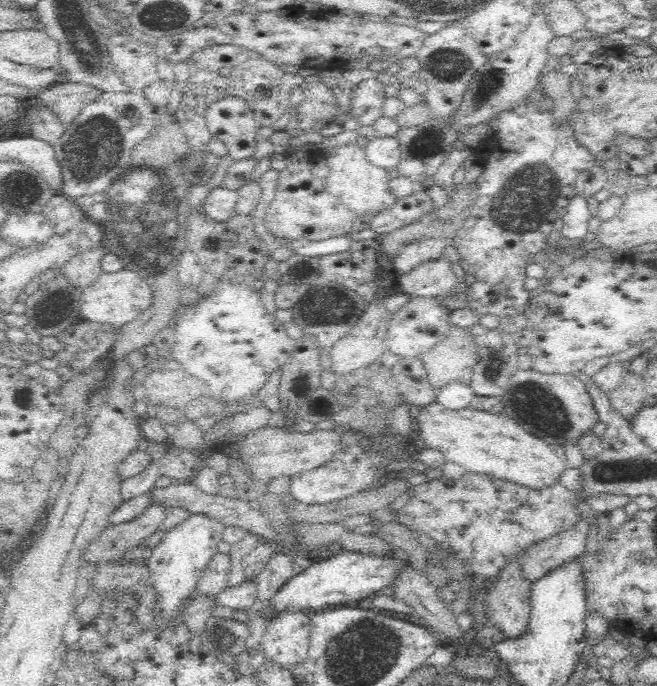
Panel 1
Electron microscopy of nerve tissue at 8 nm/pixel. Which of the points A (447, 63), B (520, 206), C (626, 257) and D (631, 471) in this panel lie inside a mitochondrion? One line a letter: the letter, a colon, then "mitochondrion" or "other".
A: mitochondrion
B: mitochondrion
C: other
D: mitochondrion

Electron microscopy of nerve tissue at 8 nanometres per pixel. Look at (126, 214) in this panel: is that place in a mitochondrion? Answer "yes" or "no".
yes

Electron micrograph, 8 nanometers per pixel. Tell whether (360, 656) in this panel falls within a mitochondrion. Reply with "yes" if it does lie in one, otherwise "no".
yes

